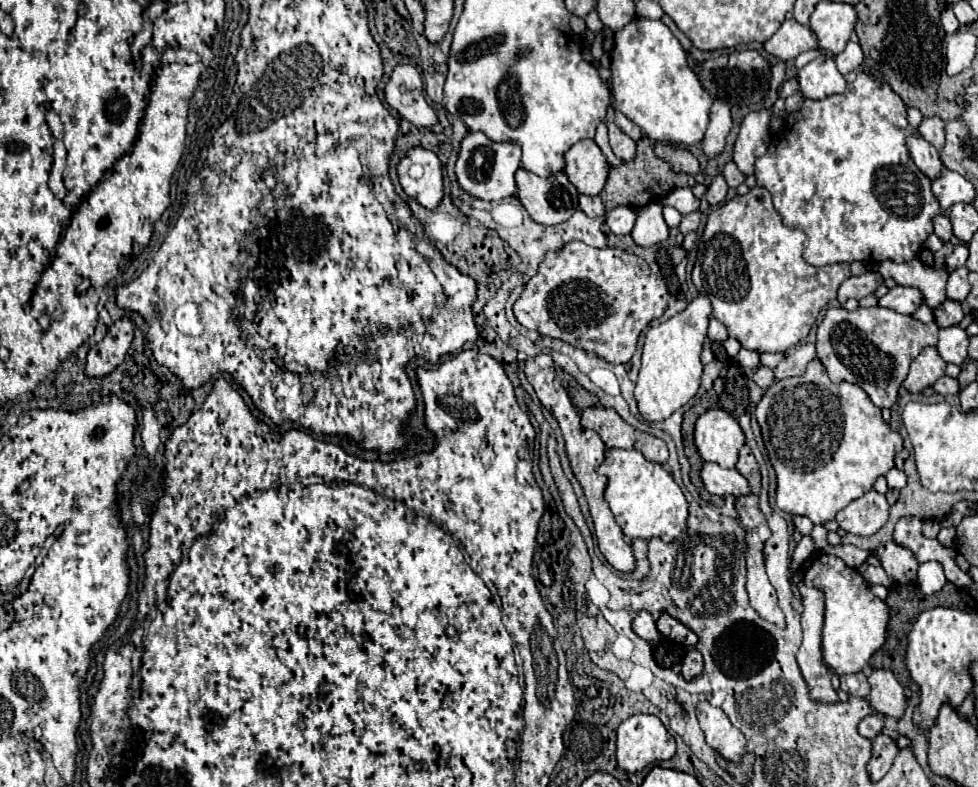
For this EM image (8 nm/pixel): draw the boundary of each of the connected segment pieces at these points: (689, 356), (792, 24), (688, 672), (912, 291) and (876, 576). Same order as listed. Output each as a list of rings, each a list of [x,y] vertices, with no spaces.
[[[700,295],[678,315],[648,329],[644,353],[642,353],[640,377],[634,391],[640,415],[646,421],[668,419],[674,411],[678,411],[698,393],[700,377],[702,377],[700,353],[702,353],[702,343],[706,339],[710,313],[712,313],[712,305],[708,297]]]
[[[786,19],[780,29],[764,43],[764,49],[782,61],[788,61],[804,51],[818,49],[818,41],[810,25],[800,25],[796,19]]]
[[[692,649],[686,657],[684,657],[684,663],[682,663],[682,677],[686,681],[694,679],[696,675],[700,675],[704,669],[704,659],[702,659],[702,653],[698,649]]]
[[[896,285],[894,289],[888,291],[888,295],[884,295],[880,299],[880,307],[894,309],[894,311],[906,313],[906,315],[916,313],[916,309],[922,303],[924,303],[924,295],[916,287],[902,287],[902,285]]]
[[[862,563],[862,565],[858,567],[858,573],[860,573],[870,585],[886,585],[886,587],[892,585],[892,581],[888,579],[888,575],[886,575],[886,571],[884,571],[882,567],[874,567],[874,565]]]

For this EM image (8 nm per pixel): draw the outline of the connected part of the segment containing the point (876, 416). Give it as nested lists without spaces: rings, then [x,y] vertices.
[[[818,359],[808,365],[804,375],[768,387],[756,407],[756,417],[778,475],[778,507],[806,515],[812,523],[834,519],[850,501],[862,497],[878,475],[886,475],[894,467],[894,455],[902,451],[900,433],[882,421],[882,413],[870,397],[858,385],[834,385]]]

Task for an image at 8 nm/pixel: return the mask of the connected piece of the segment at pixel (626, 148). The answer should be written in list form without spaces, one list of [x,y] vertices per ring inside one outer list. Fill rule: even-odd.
[[[610,104],[606,114],[610,147],[618,159],[630,161],[636,155],[636,143],[614,125],[614,117],[615,110]]]

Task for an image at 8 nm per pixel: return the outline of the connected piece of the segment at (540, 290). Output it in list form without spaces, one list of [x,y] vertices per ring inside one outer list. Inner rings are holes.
[[[572,241],[560,251],[546,253],[538,273],[514,303],[514,315],[530,331],[594,351],[610,363],[628,363],[638,335],[650,321],[662,317],[668,297],[666,283],[650,271],[644,259],[616,247],[596,249]]]

